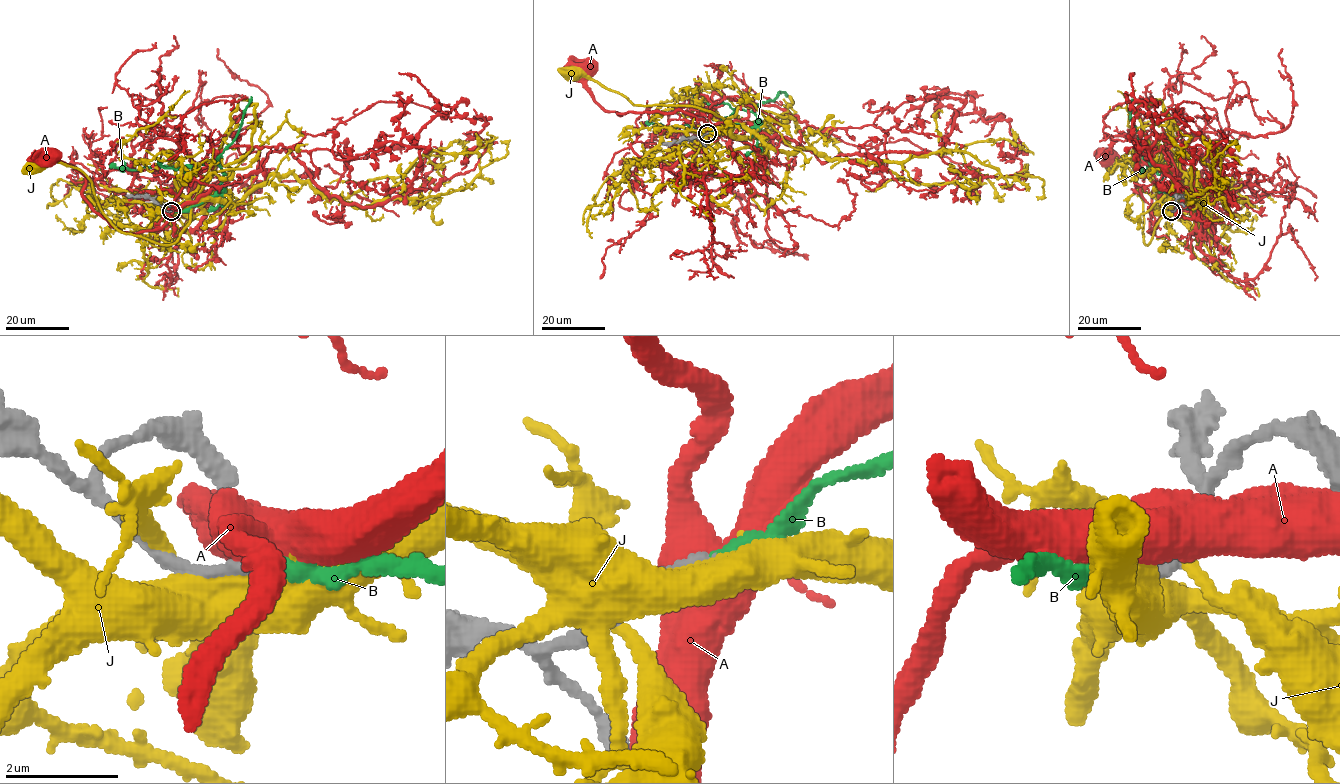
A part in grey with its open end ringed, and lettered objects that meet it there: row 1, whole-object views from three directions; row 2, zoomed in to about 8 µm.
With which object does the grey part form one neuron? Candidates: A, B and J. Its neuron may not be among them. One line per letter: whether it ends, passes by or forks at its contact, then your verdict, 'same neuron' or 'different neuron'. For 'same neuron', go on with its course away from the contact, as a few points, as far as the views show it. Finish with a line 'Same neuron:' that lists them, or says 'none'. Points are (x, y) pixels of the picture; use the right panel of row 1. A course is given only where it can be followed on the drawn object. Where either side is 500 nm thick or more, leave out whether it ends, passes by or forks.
A: different neuron
B: it ends; same neuron; course (1171, 211), (1165, 211), (1162, 204), (1167, 186), (1161, 174), (1146, 164), (1165, 166), (1166, 170), (1159, 166)
J: different neuron
Same neuron: B

